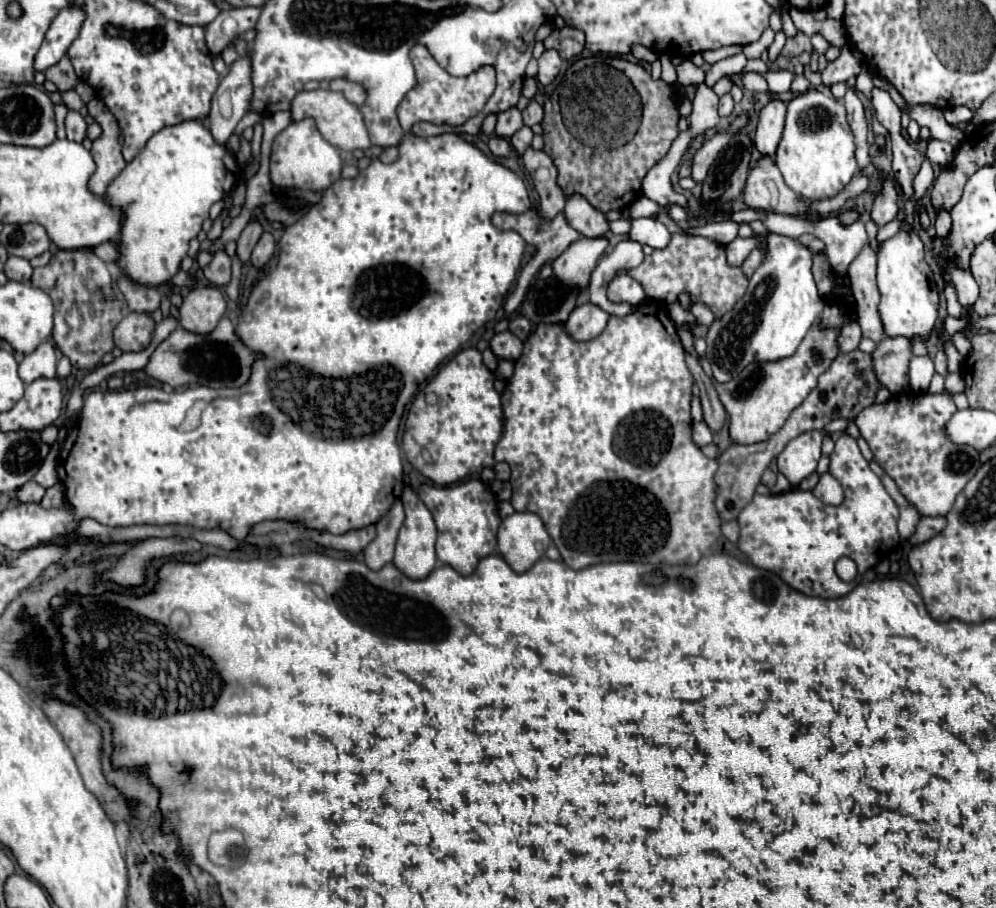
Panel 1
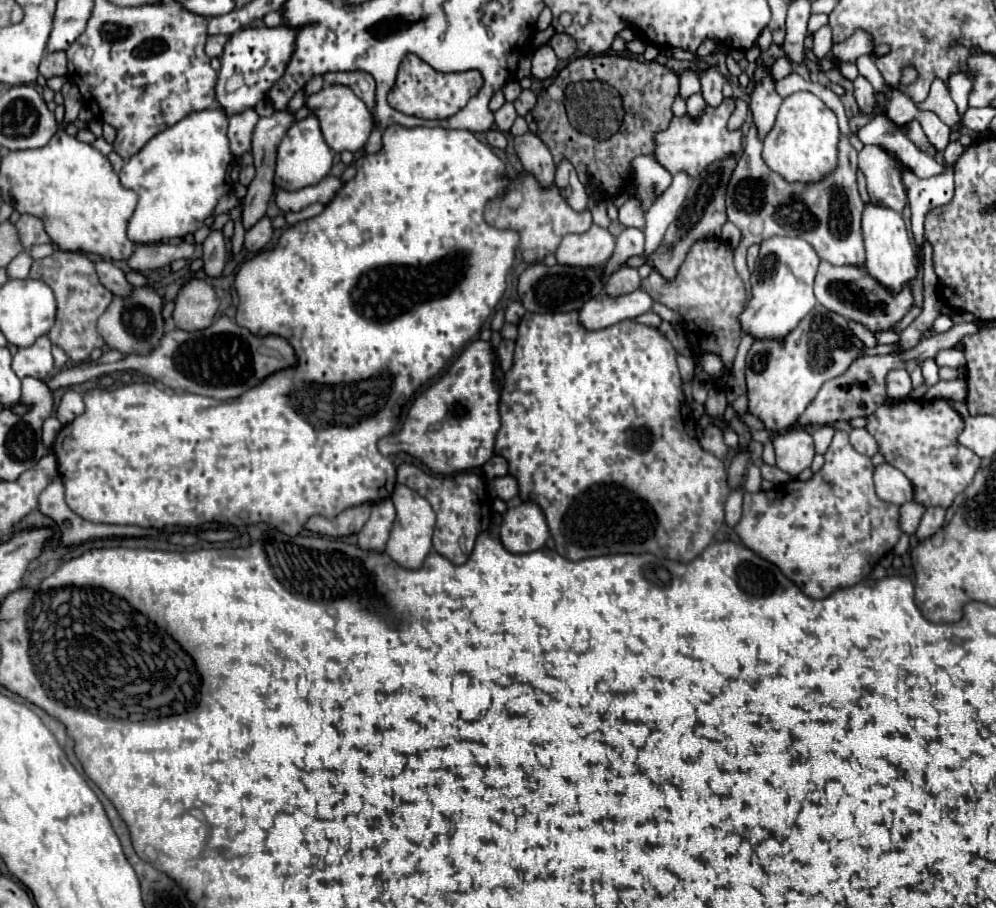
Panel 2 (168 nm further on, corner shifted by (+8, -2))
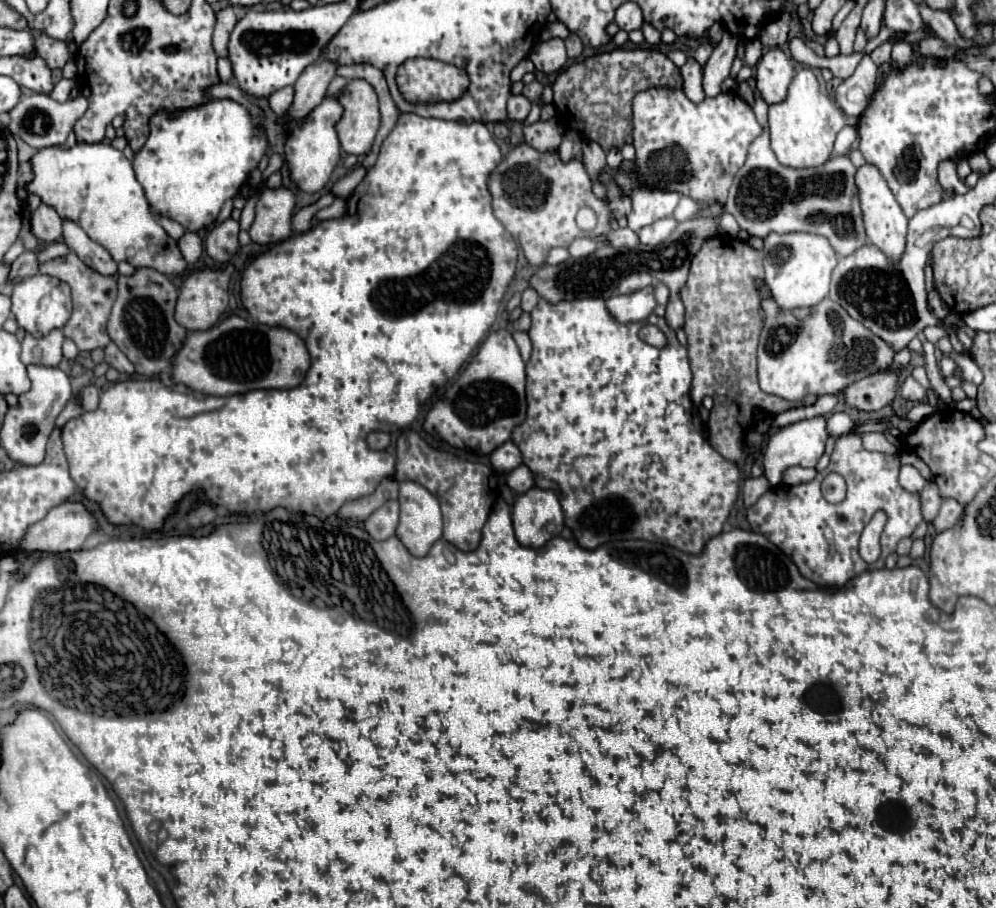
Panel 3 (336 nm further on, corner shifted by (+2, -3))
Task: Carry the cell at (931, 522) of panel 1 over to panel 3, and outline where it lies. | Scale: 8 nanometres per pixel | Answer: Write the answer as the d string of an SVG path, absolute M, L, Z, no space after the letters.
M946 499L946 501L942 503L942 507L940 507L938 517L932 521L936 533L954 527L954 523L960 519L962 511L964 511L964 505L962 505L962 503L958 503L956 499Z

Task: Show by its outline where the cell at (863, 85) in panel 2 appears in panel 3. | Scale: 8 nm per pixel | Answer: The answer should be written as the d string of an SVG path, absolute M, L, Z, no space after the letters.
M885 42L884 44L877 47L871 54L870 57L873 59L875 64L882 64L891 58L892 44Z

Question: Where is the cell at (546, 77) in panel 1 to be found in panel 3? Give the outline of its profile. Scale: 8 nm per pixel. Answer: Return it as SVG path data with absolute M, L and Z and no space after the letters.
M550 39L544 43L538 43L534 51L530 53L530 61L534 67L542 73L554 73L560 71L566 65L566 47L562 39Z

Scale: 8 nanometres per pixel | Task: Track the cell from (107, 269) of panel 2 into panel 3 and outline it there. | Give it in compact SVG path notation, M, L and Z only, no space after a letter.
M64 219L64 243L94 271L102 275L116 275L118 265L114 263L110 253L100 243L92 241L86 231L70 219Z

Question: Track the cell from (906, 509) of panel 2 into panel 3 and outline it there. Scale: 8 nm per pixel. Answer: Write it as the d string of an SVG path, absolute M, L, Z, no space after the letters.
M928 481L920 495L922 495L922 515L924 515L924 519L930 523L930 521L938 515L938 509L940 509L940 505L942 505L940 491L938 491L938 487L936 487L932 481Z

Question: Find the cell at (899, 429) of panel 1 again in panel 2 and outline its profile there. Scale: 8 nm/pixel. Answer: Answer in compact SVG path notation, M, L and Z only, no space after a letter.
M918 398L900 404L882 404L866 420L866 430L876 438L878 452L884 456L886 464L906 474L914 486L914 502L924 508L948 508L972 482L976 468L980 468L980 458L956 440L962 430L962 418L946 398Z

